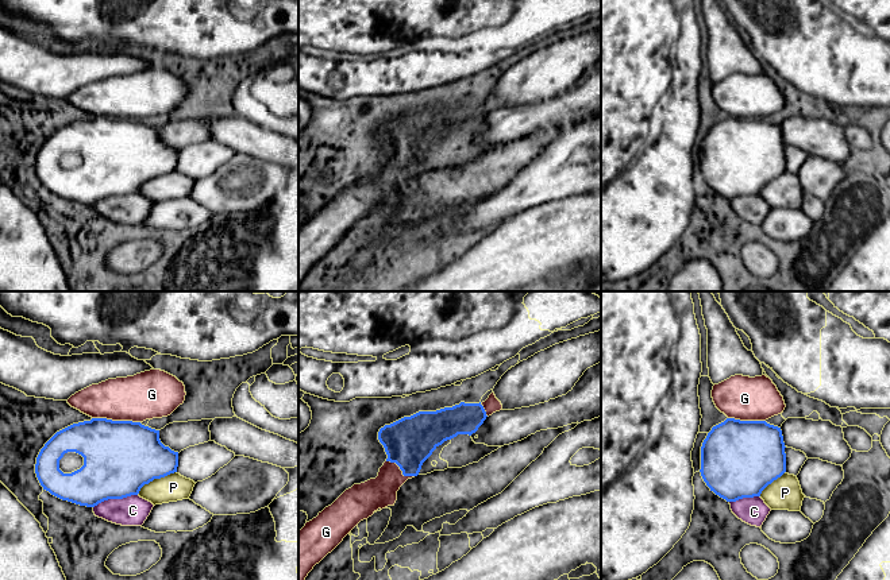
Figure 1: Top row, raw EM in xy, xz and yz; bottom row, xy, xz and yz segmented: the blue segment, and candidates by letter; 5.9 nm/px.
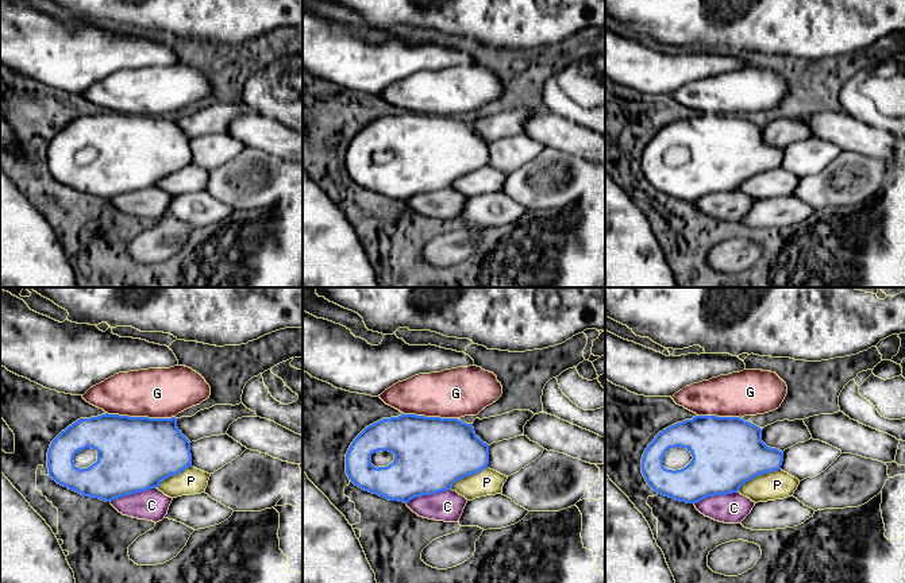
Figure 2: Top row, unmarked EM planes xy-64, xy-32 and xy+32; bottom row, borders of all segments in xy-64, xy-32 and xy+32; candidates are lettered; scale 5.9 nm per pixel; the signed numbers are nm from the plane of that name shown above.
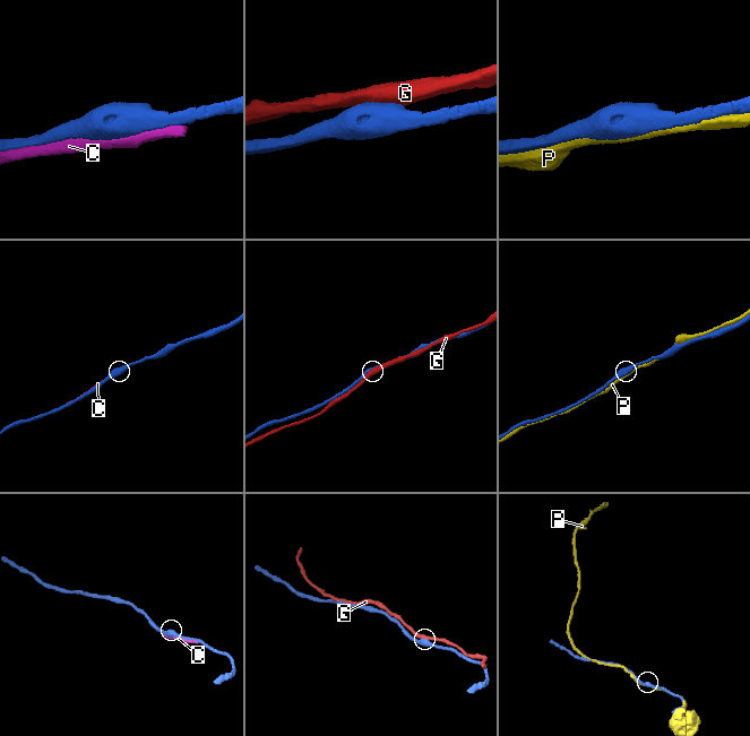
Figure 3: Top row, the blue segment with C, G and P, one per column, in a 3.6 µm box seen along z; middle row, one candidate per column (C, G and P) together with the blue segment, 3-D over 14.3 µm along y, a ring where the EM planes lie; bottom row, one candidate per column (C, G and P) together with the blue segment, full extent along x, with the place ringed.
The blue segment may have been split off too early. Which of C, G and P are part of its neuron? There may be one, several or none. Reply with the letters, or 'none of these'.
none of these

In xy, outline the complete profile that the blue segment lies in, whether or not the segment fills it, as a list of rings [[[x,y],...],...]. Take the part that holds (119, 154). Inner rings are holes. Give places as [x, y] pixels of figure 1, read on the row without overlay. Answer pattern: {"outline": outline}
{"outline": [[[92,116],[57,129],[41,147],[35,171],[51,193],[95,205],[108,197],[138,193],[145,182],[177,170],[178,150],[165,144],[159,128],[132,119]]]}

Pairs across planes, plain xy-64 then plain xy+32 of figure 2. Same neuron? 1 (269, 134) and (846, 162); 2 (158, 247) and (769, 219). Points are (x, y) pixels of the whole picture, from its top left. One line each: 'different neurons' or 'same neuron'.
1: different neurons
2: different neurons

